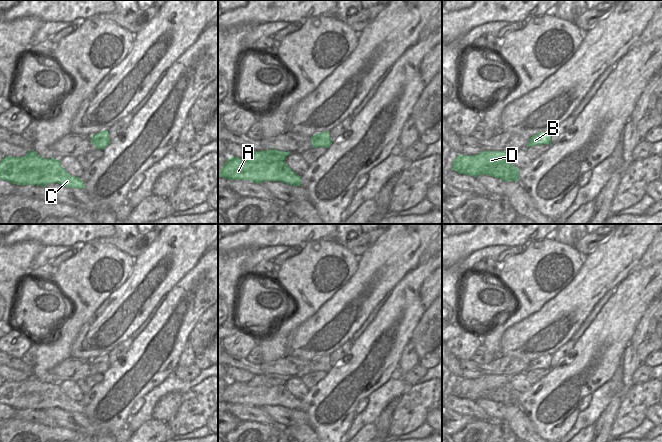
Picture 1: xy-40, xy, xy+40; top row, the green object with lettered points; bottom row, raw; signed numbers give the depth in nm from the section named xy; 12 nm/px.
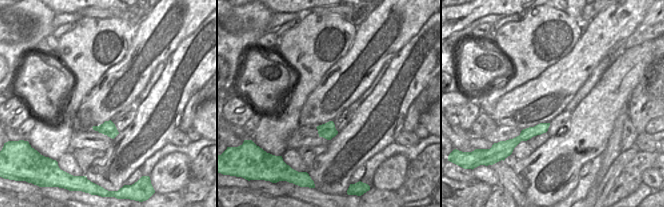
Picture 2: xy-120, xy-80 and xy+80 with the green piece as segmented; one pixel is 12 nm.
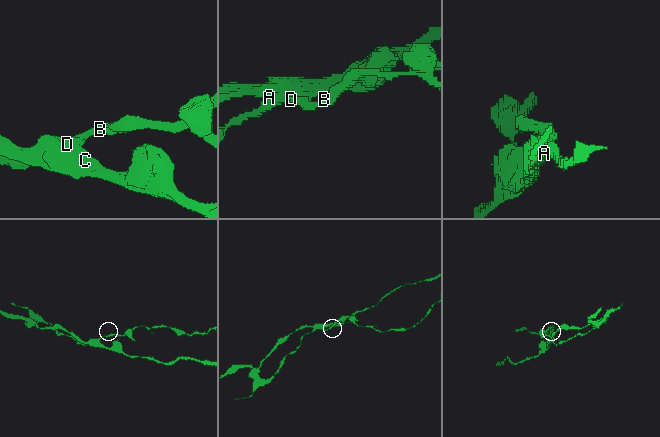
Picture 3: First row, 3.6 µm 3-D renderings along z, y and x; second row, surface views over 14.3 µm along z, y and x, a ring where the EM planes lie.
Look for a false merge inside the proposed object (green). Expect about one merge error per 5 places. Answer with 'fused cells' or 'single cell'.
fused cells

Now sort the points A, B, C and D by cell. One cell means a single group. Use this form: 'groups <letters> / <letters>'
groups A C / B D

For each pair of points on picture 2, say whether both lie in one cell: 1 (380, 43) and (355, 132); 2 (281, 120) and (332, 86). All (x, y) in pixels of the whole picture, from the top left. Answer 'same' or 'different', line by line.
1: different
2: different

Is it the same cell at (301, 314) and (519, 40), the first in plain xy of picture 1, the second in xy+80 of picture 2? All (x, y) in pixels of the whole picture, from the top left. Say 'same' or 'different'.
same

